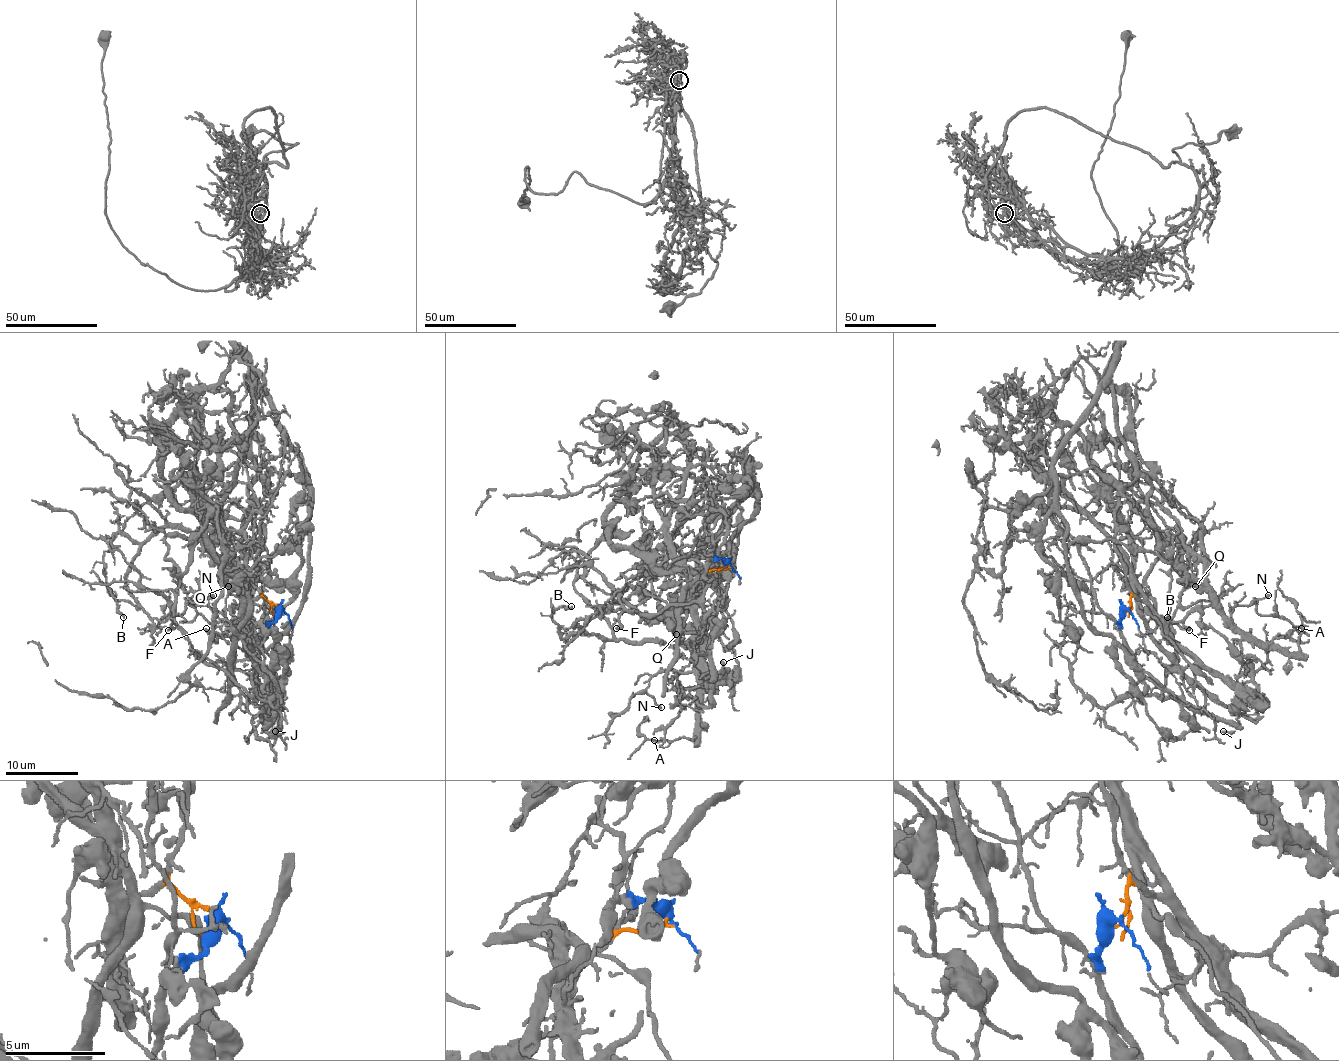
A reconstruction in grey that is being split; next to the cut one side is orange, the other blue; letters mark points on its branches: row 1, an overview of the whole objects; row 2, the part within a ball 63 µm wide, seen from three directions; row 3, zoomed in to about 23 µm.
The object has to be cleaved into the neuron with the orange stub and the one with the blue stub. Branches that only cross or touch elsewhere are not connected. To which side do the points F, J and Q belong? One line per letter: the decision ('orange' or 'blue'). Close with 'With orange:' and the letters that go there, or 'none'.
F: blue
J: blue
Q: blue
With orange: none

